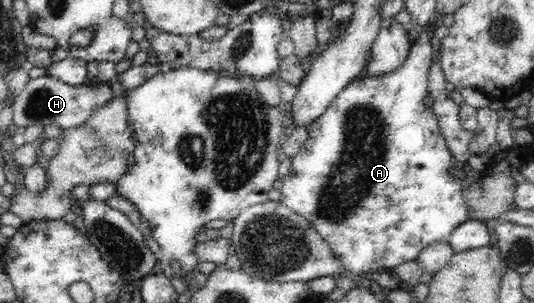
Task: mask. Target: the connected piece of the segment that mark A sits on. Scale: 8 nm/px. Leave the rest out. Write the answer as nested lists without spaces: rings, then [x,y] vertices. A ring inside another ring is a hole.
[[[429,21],[425,27],[420,29],[406,59],[399,67],[384,72],[383,75],[365,76],[358,81],[352,80],[351,83],[347,84],[347,87],[343,87],[339,91],[339,95],[336,95],[335,99],[331,101],[329,107],[311,123],[307,143],[292,158],[291,171],[287,177],[282,179],[280,203],[301,215],[314,226],[318,234],[333,248],[334,255],[337,255],[338,259],[341,260],[343,268],[347,269],[347,276],[357,276],[381,270],[392,271],[401,264],[417,260],[424,247],[440,240],[448,241],[452,231],[470,219],[463,196],[463,182],[450,174],[449,169],[452,167],[453,155],[447,149],[437,116],[428,102],[429,67],[436,59],[436,39],[433,36],[436,27],[437,25],[435,26],[433,22]]]

